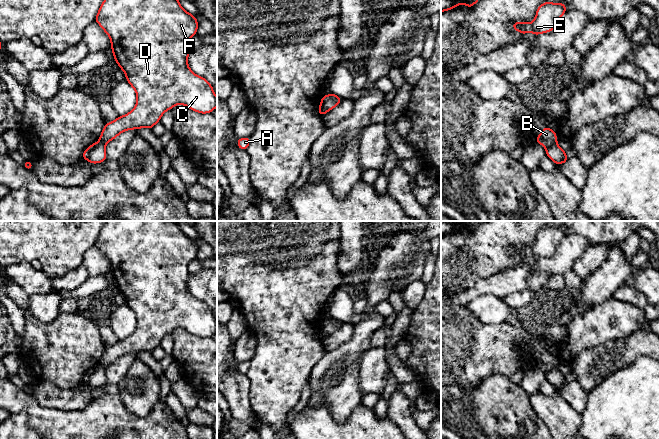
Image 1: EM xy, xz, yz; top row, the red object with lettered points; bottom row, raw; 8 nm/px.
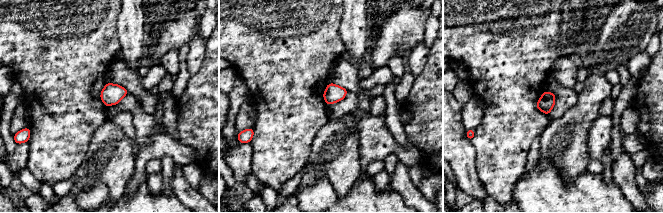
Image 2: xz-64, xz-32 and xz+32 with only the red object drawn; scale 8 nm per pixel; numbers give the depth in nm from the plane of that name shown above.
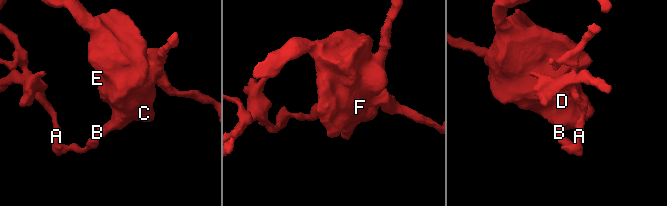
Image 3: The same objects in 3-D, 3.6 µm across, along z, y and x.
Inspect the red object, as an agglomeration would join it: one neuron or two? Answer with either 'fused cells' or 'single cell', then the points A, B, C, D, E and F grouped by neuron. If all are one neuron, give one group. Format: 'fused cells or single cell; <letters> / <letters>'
fused cells; A / B C D E F

